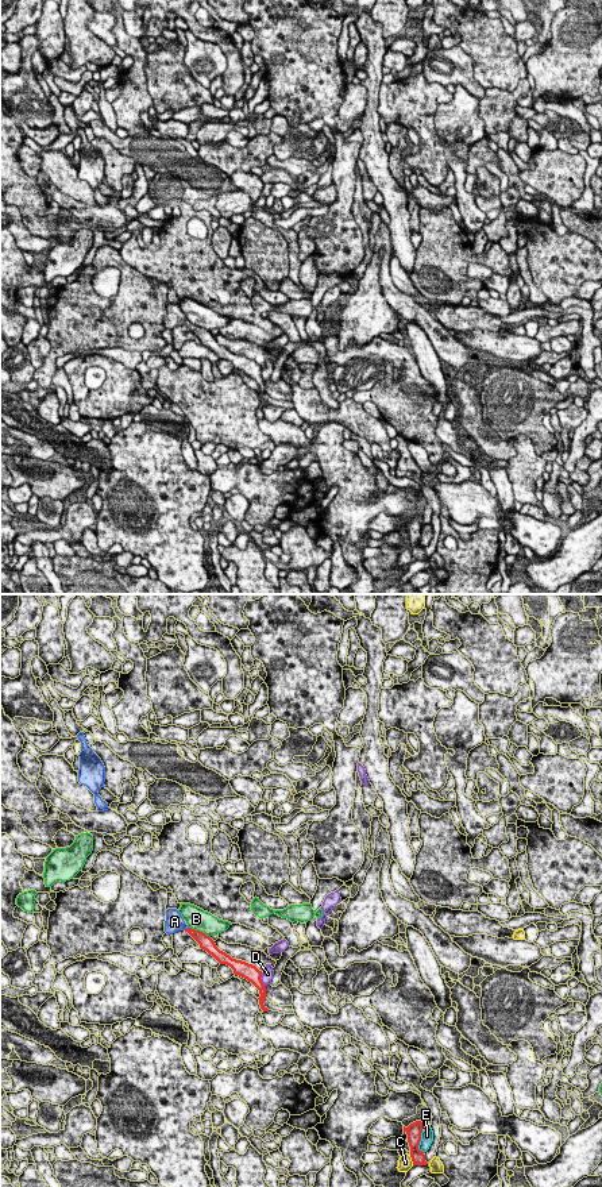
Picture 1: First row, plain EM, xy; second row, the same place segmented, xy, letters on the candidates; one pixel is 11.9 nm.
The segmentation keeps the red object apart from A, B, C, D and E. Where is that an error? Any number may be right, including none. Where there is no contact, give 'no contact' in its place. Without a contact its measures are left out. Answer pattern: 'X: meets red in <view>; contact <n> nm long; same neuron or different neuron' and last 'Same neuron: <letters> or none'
A: meets red in xy; contact 70 nm long; same neuron
B: meets red in xy; contact 280 nm long; different neuron
C: meets red in xy; contact 140 nm long; different neuron
D: meets red in xy; contact 170 nm long; different neuron
E: meets red in xy; contact 280 nm long; different neuron
Same neuron: A

